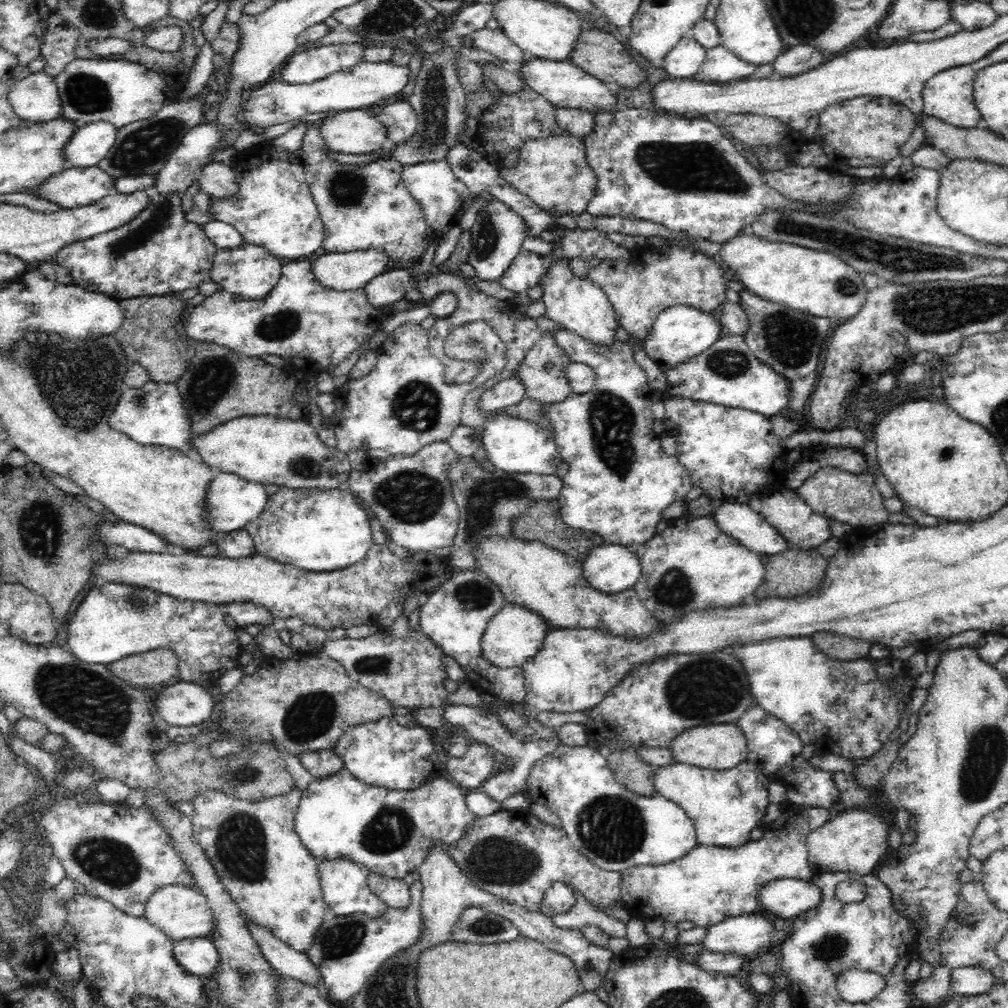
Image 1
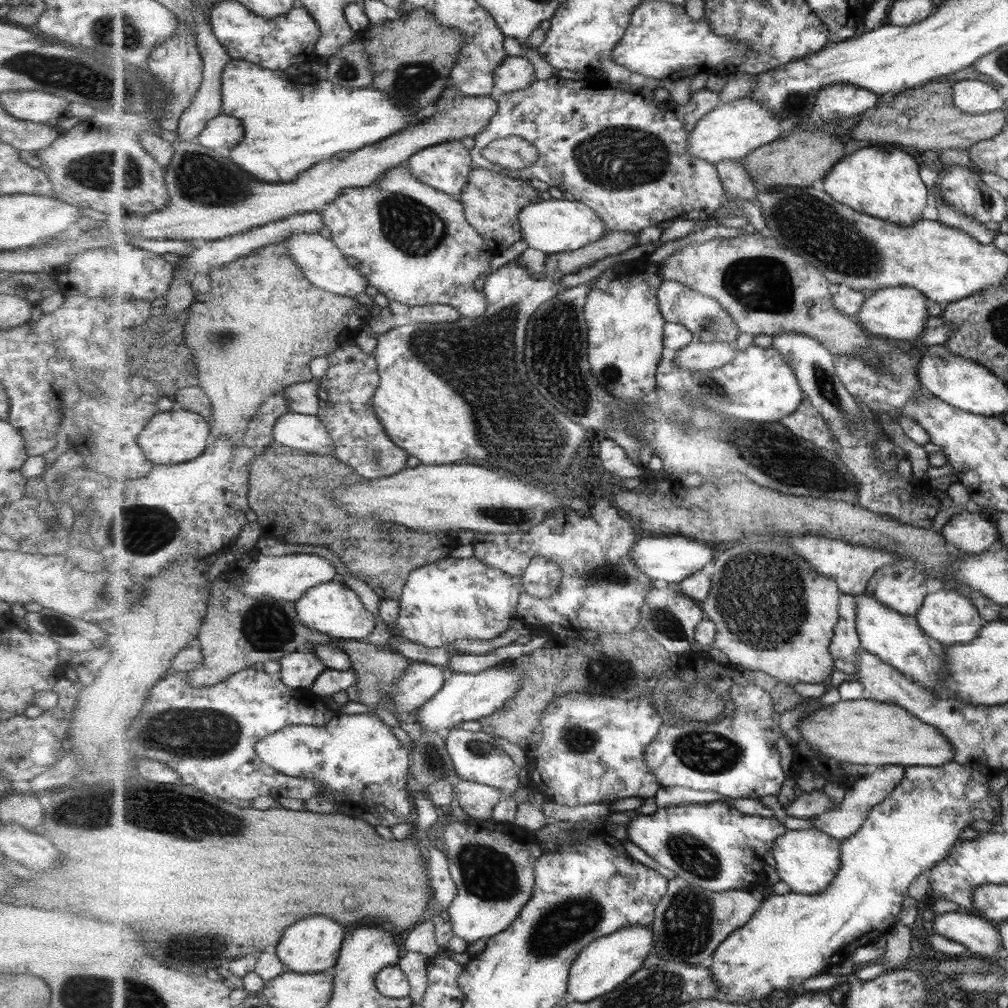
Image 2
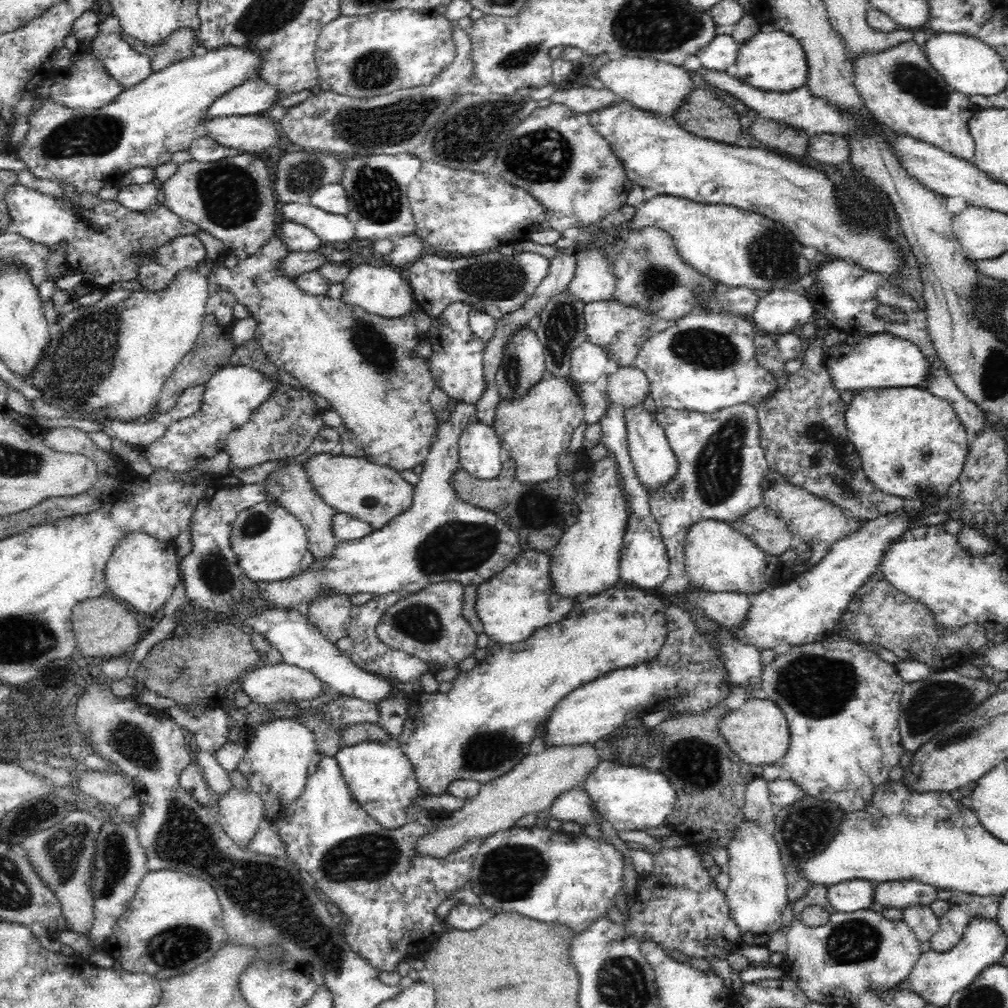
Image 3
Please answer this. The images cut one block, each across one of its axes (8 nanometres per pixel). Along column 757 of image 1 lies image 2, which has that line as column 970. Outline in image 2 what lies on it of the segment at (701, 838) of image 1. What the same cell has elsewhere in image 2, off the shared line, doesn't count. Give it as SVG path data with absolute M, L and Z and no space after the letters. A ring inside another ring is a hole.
M957 761L947 762L943 766L910 766L907 767L903 780L899 783L897 788L893 789L893 792L889 797L878 806L873 808L873 811L869 814L867 821L863 824L863 827L854 836L847 838L841 842L842 844L842 866L837 874L837 877L831 882L831 886L828 886L823 892L819 894L799 894L789 893L785 895L769 893L769 897L763 901L761 910L755 913L755 916L747 923L747 925L739 928L736 932L731 934L730 938L727 938L721 945L717 947L713 957L713 963L709 967L711 974L713 974L713 980L719 982L721 990L723 990L721 999L732 1001L733 1003L747 1003L756 1005L758 1000L771 996L775 990L789 990L789 988L800 989L804 982L811 977L821 975L821 972L831 964L837 965L843 962L855 949L859 947L872 945L876 938L886 936L891 930L893 930L896 922L898 921L899 914L903 910L903 902L909 895L911 884L917 880L923 872L927 870L931 871L933 867L938 865L939 862L946 860L951 850L955 848L959 842L963 841L961 838L961 832L965 828L973 828L974 822L979 820L995 821L1002 812L1002 796L1000 792L993 792L989 788L989 778L991 776L983 773L982 770L973 769L973 766L969 764L961 764Z

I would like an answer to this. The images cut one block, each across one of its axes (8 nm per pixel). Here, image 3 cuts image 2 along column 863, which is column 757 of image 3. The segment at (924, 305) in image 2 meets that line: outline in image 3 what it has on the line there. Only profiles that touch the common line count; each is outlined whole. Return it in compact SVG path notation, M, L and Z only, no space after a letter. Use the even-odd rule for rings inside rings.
M775 288L762 294L749 318L756 329L779 336L799 330L809 322L812 314L814 305L805 293Z

